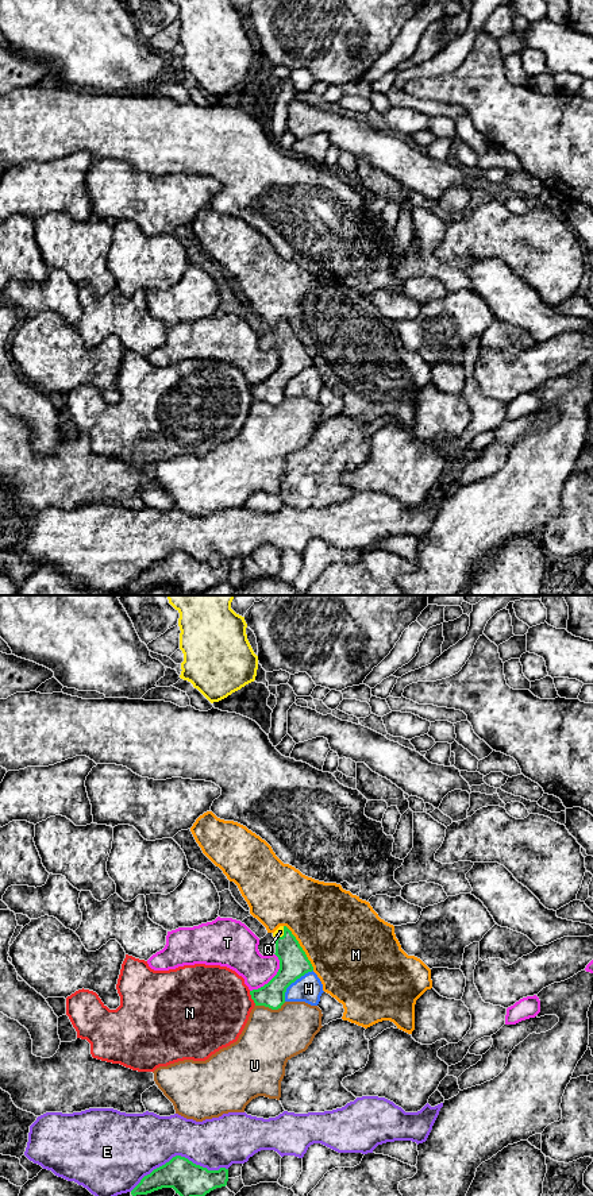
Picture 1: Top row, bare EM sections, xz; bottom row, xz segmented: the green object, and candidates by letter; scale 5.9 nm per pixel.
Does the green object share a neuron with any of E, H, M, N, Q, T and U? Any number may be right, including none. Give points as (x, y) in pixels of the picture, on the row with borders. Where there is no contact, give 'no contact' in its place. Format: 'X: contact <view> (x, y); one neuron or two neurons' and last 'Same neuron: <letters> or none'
E: contact xz (178, 1156); two neurons
H: contact xz (293, 982); two neurons
M: contact xz (301, 948); two neurons
N: contact xz (251, 998); two neurons
Q: contact xz (284, 934); one neuron
T: contact xz (274, 976); two neurons
U: contact xz (270, 1007); two neurons
Same neuron: Q

